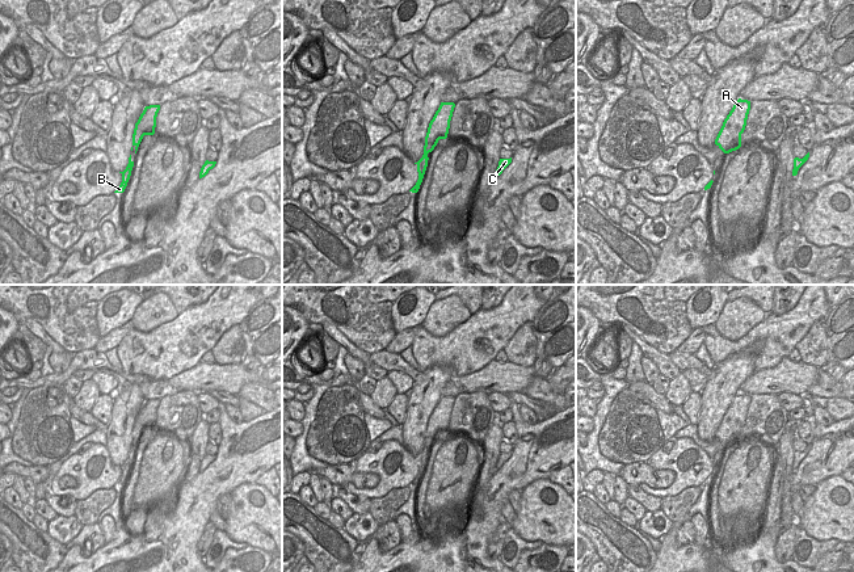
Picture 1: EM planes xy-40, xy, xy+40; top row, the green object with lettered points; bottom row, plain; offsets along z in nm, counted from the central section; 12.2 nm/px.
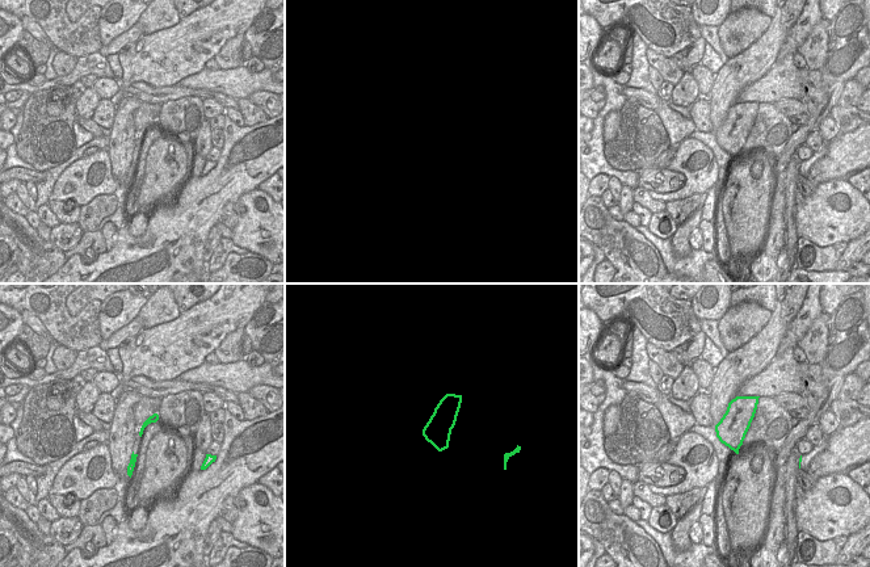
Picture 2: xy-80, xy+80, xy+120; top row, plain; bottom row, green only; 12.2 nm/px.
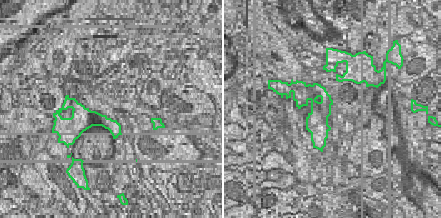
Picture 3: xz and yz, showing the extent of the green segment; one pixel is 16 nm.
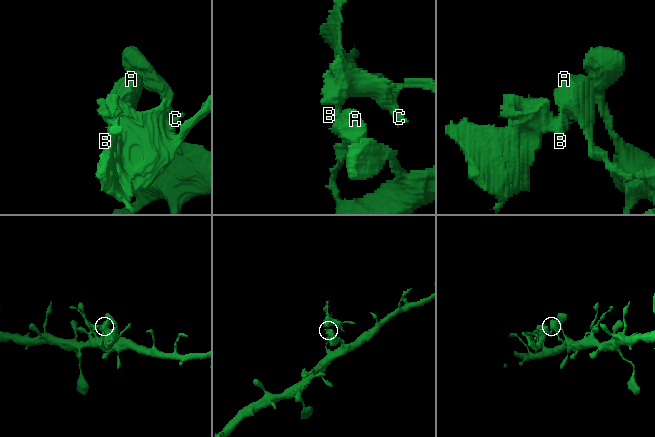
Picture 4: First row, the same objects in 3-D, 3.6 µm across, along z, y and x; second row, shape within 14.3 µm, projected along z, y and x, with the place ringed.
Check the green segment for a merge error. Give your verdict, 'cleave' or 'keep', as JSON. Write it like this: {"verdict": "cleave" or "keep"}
{"verdict": "cleave"}

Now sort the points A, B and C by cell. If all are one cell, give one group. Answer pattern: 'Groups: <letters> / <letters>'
Groups: A / B C.

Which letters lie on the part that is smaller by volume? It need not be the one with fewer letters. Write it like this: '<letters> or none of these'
B, C.

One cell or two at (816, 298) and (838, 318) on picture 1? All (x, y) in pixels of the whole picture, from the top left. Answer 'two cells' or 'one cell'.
two cells

